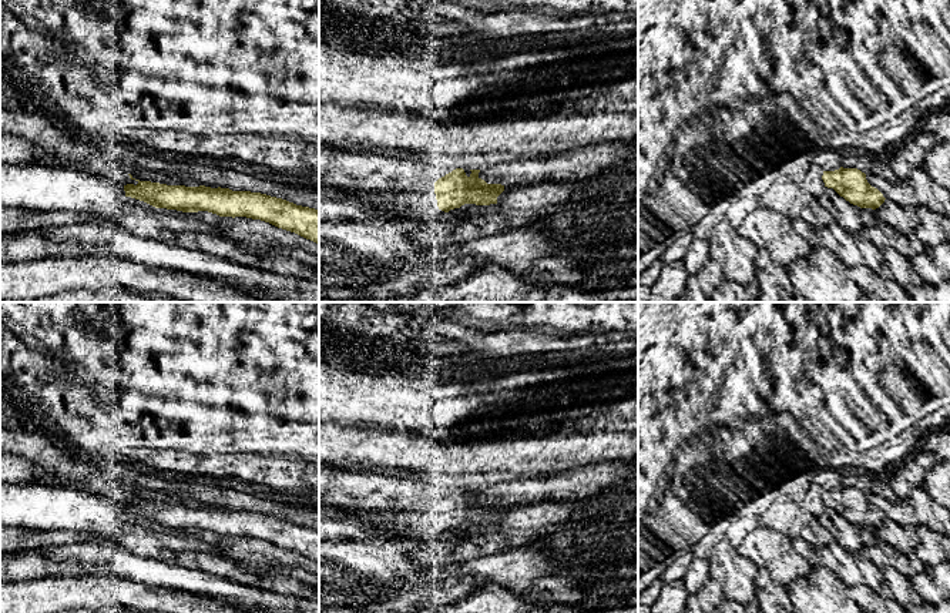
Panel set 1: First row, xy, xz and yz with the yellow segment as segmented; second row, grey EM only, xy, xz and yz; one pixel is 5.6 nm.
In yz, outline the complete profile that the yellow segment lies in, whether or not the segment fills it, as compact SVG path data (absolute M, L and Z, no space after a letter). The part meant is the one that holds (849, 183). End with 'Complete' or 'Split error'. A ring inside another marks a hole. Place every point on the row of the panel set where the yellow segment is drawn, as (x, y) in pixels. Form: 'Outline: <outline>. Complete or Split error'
Outline: M843 168L823 171L825 187L833 188L840 197L860 208L876 210L884 202L883 194L872 187L866 174L857 168Z. Complete

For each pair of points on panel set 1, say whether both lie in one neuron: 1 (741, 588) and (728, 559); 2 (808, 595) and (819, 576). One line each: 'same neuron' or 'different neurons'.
1: same neuron
2: same neuron

